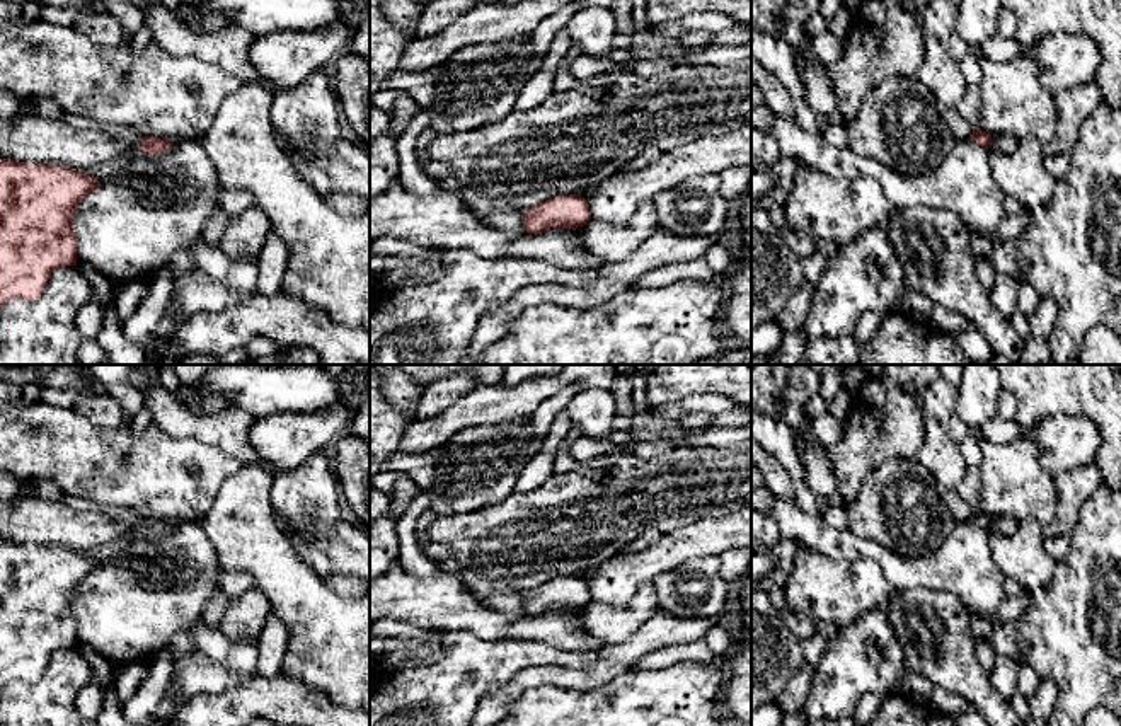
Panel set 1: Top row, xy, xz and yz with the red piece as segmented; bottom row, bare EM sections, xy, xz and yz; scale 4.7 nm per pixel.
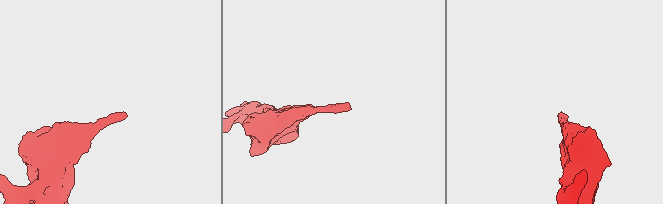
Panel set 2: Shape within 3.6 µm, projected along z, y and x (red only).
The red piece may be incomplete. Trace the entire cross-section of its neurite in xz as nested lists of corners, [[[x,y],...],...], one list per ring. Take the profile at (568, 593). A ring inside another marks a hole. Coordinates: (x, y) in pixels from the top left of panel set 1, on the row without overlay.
[[[581,576],[557,578],[525,591],[523,614],[584,608],[589,602],[588,585]]]

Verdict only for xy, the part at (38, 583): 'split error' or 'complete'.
complete

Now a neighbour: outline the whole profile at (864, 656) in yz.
[[[882,605],[864,612],[848,625],[836,625],[835,634],[826,639],[826,649],[814,666],[813,683],[801,712],[806,723],[818,717],[852,716],[857,700],[867,694],[891,695],[901,692],[905,680],[905,660],[901,641]]]

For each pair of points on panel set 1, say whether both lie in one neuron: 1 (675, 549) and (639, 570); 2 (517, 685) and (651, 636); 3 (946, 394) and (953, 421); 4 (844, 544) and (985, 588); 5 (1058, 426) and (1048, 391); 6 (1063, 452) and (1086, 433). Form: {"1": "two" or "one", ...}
{"1": "one", "2": "one", "3": "one", "4": "one", "5": "two", "6": "one"}

